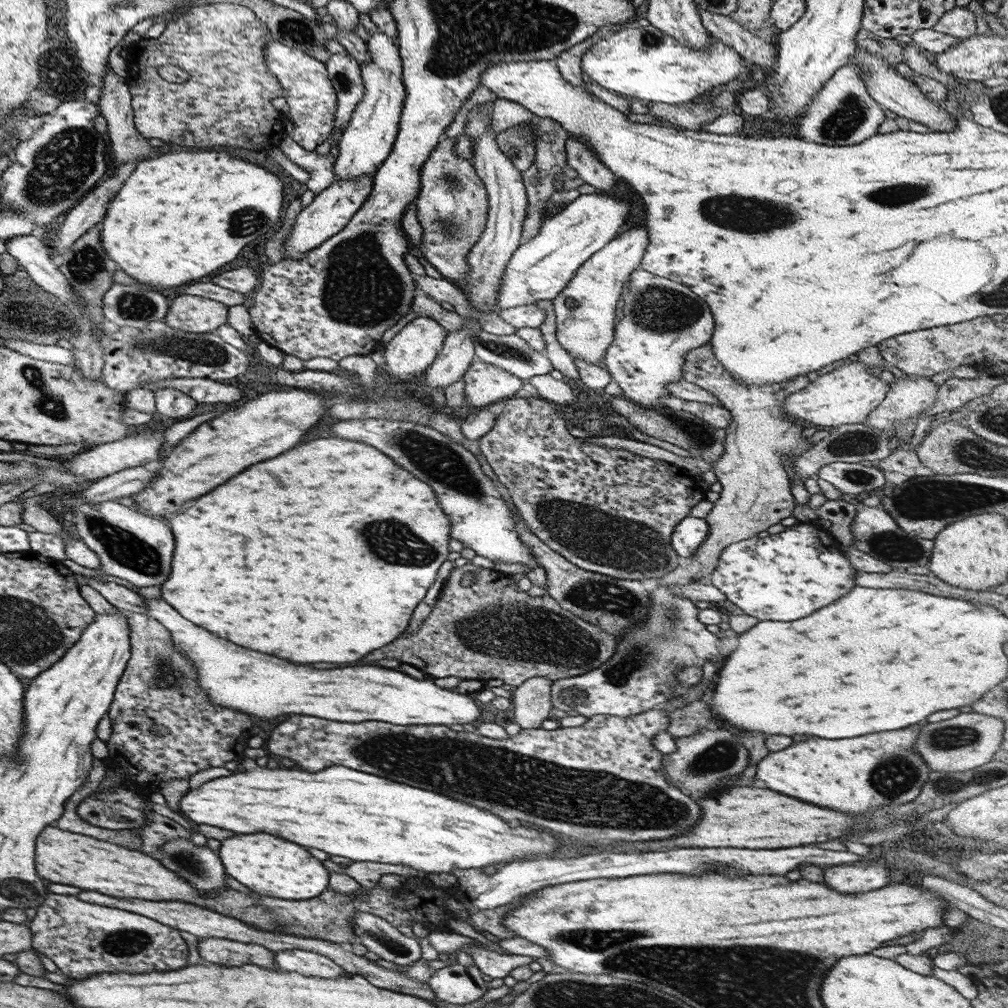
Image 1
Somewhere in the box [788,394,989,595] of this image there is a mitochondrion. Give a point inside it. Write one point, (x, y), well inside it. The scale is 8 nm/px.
(901, 550)

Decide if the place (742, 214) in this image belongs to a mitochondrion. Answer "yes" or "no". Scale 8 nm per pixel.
yes

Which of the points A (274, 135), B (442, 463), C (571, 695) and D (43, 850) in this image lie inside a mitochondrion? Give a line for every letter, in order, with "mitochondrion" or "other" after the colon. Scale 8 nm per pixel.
A: other
B: mitochondrion
C: mitochondrion
D: other

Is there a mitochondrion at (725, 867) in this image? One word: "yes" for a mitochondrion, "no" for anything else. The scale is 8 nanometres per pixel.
yes

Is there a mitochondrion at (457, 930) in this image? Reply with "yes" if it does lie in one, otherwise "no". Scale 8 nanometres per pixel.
no

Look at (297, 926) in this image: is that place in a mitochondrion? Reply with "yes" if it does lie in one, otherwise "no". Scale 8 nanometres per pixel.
yes

